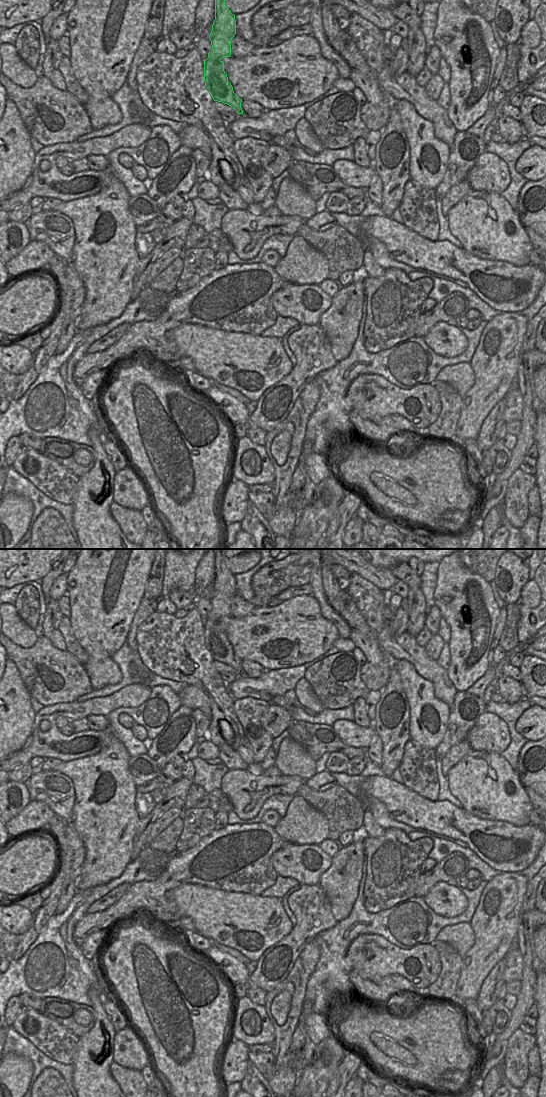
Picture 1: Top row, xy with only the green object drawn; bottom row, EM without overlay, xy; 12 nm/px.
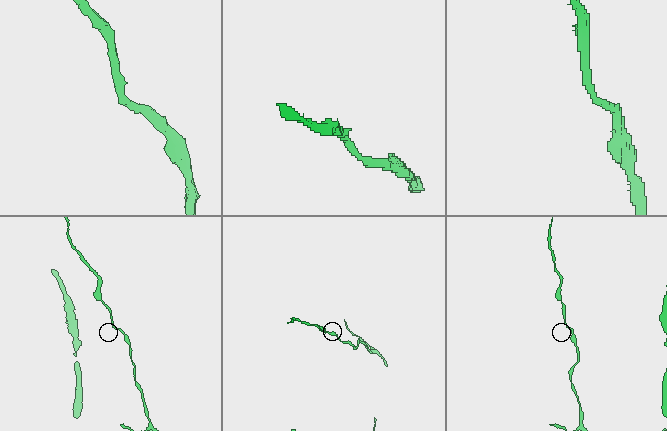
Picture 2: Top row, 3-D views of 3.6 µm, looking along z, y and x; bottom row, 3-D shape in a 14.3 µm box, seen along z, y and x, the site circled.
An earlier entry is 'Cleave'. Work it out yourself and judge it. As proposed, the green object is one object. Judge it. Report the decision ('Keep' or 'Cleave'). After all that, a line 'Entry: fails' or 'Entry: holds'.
Keep
Entry: fails

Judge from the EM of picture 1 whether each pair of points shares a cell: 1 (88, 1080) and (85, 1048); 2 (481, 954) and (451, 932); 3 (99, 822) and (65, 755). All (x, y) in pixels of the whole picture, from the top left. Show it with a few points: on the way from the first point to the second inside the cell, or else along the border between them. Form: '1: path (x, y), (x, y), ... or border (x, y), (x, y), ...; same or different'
1: path (88, 1072), (86, 1056); same
2: border (470, 924), (474, 934), (474, 944), (461, 956); different
3: border (91, 755), (63, 762); different

